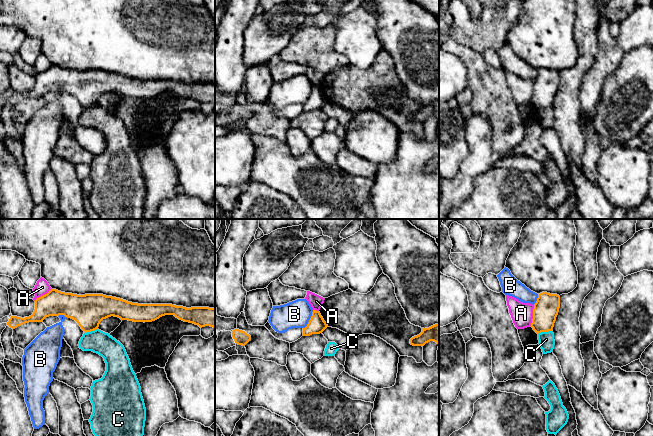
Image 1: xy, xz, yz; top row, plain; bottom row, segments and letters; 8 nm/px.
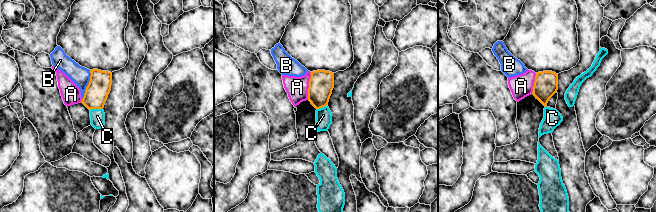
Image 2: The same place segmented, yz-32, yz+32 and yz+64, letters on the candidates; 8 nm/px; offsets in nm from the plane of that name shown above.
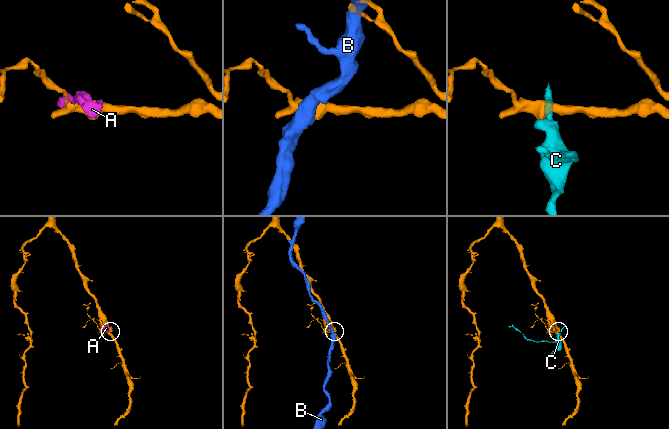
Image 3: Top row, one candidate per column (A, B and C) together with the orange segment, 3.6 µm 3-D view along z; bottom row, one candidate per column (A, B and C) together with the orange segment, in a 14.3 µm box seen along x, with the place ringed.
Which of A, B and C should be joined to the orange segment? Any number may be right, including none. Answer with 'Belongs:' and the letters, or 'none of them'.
Belongs: none of them

